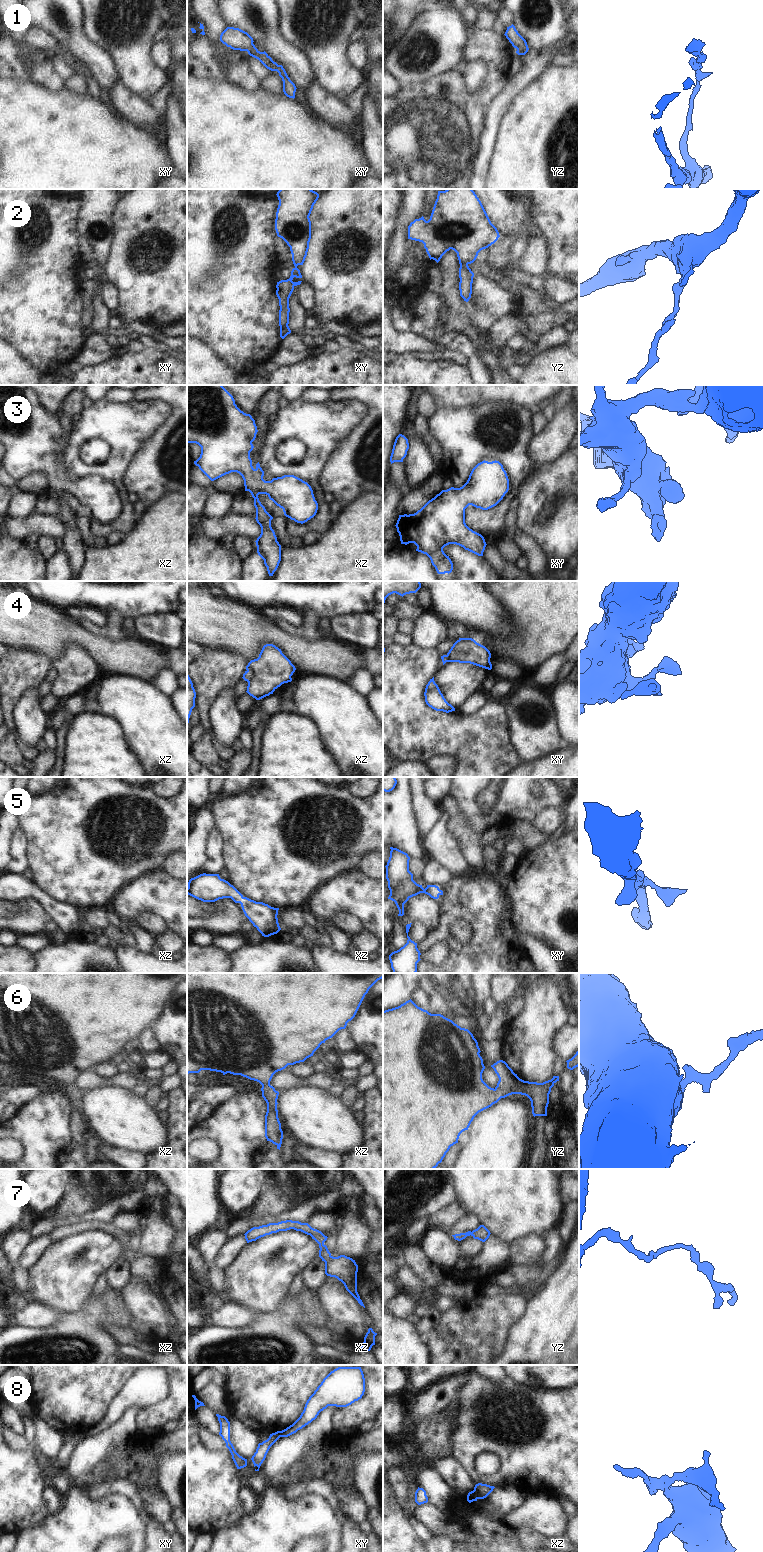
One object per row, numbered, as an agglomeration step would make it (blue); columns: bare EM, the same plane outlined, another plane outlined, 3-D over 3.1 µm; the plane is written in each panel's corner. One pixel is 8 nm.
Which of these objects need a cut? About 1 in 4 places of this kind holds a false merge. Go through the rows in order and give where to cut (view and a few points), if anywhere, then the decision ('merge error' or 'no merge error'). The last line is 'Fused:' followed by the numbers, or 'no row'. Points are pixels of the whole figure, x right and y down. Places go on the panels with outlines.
1: no cut; no merge error
2: no cut; no merge error
3: no cut; no merge error
4: cut in xz along (247, 670), (250, 672), (248, 682); merge error
5: no cut; no merge error
6: no cut; no merge error
7: no cut; no merge error
8: cut in xz along (474, 1489), (478, 1498); merge error
Fused: 4, 8

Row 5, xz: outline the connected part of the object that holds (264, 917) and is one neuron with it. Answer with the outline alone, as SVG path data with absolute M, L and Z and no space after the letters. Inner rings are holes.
M203 873L191 878L187 894L203 902L231 898L235 903L240 903L245 916L264 937L277 934L281 930L277 918L279 908L244 897L228 881L221 879L219 874Z

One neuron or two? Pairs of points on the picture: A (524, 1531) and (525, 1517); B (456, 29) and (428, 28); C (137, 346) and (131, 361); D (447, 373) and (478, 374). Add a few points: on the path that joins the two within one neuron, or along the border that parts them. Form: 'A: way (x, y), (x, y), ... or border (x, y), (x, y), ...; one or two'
A: border (514, 1529), (527, 1525), (540, 1534); two
B: way (449, 29), (435, 29); one
C: border (146, 347), (139, 352), (129, 349); two
D: border (467, 366), (471, 374); two

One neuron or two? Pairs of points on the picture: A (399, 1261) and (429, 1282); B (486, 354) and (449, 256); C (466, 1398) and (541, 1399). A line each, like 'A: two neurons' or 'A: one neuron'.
A: two neurons
B: one neuron
C: one neuron

